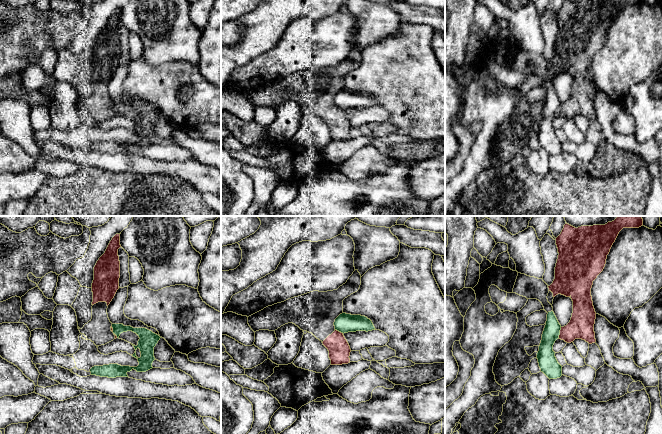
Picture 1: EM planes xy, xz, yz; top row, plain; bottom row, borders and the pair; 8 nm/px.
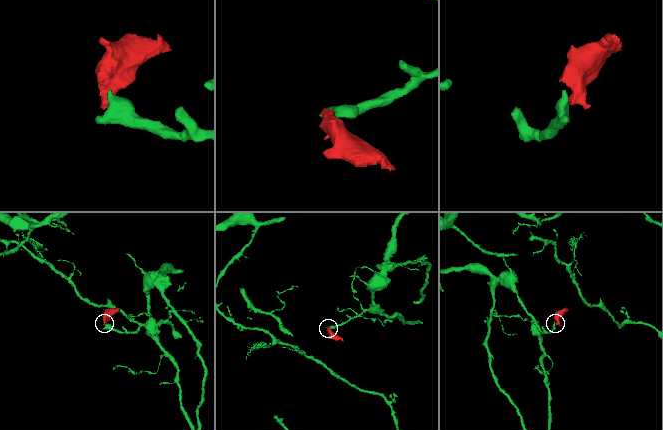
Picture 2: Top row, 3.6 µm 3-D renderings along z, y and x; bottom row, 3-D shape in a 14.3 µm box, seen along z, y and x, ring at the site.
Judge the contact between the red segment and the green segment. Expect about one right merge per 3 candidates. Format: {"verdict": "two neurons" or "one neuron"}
{"verdict": "two neurons"}

